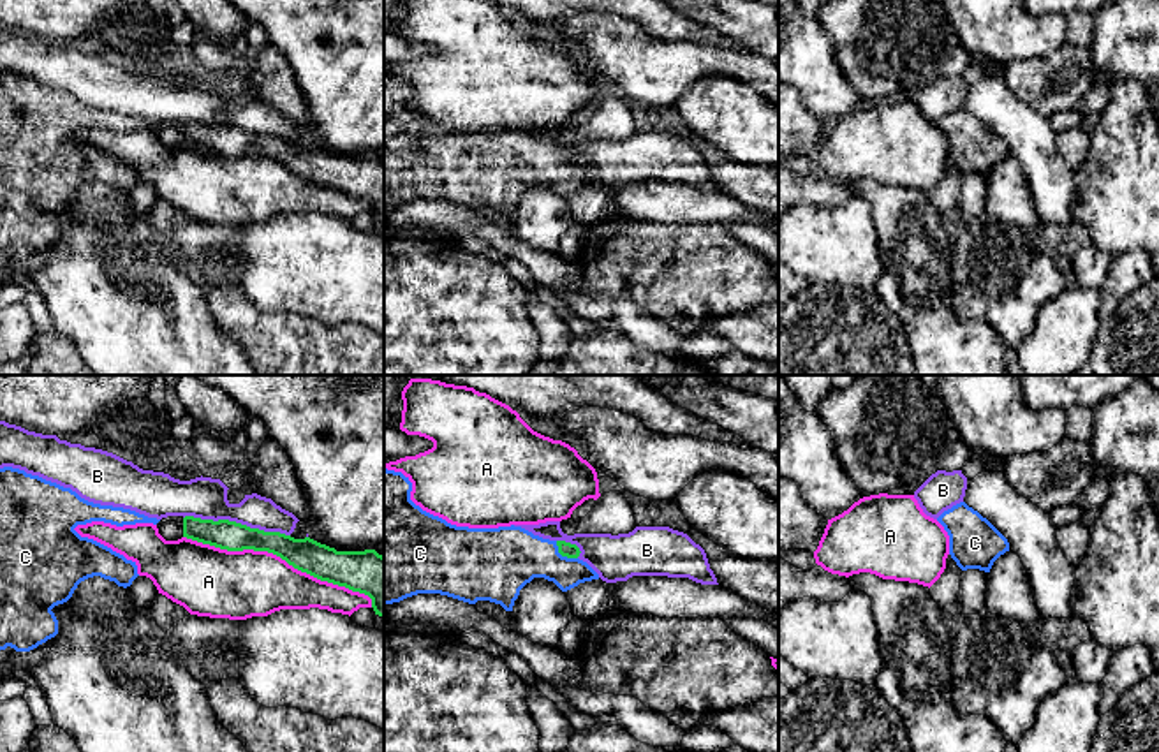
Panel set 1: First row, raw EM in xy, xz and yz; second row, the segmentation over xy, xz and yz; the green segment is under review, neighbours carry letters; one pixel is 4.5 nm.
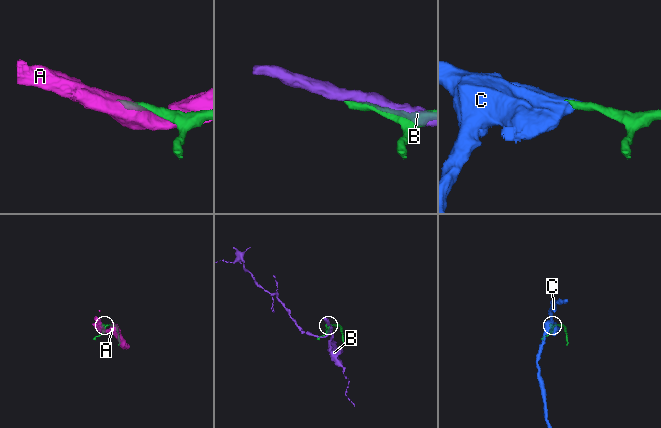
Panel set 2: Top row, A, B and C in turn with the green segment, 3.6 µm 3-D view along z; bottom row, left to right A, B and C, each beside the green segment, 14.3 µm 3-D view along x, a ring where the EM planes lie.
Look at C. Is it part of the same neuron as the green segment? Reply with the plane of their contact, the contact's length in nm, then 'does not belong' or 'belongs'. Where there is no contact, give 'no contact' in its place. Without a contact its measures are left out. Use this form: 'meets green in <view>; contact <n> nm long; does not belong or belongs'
meets green in xz; contact 130 nm long; belongs

